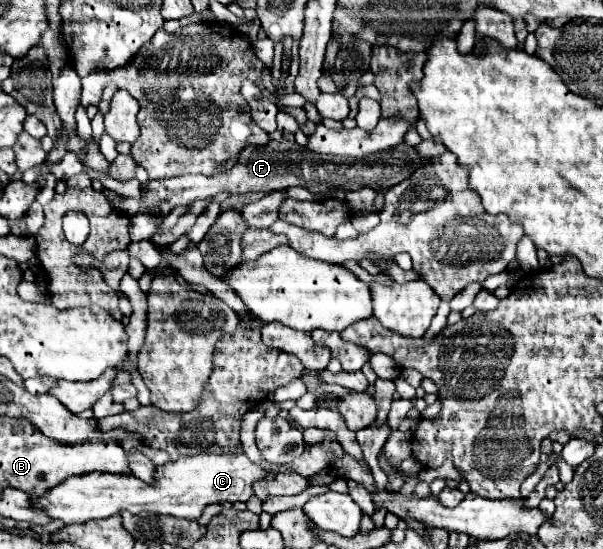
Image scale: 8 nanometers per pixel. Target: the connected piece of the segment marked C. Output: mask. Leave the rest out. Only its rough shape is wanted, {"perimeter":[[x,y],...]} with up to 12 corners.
{"perimeter":[[245,453],[81,475],[35,499],[67,525],[119,511],[199,519],[279,475]]}

